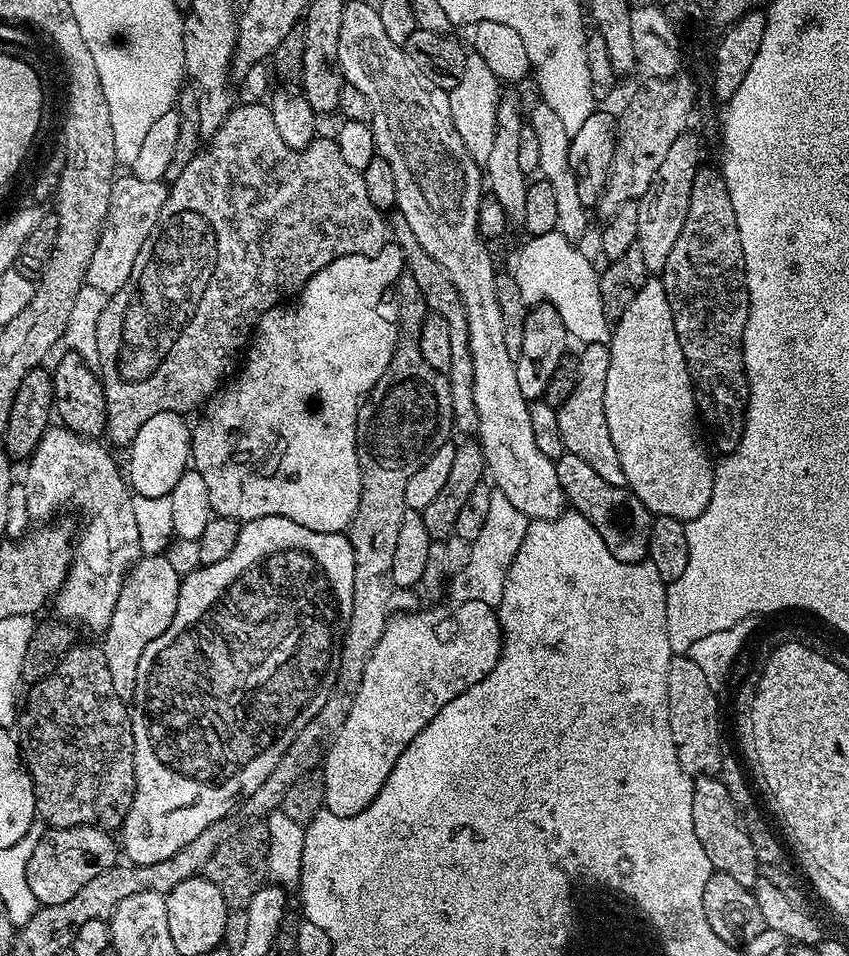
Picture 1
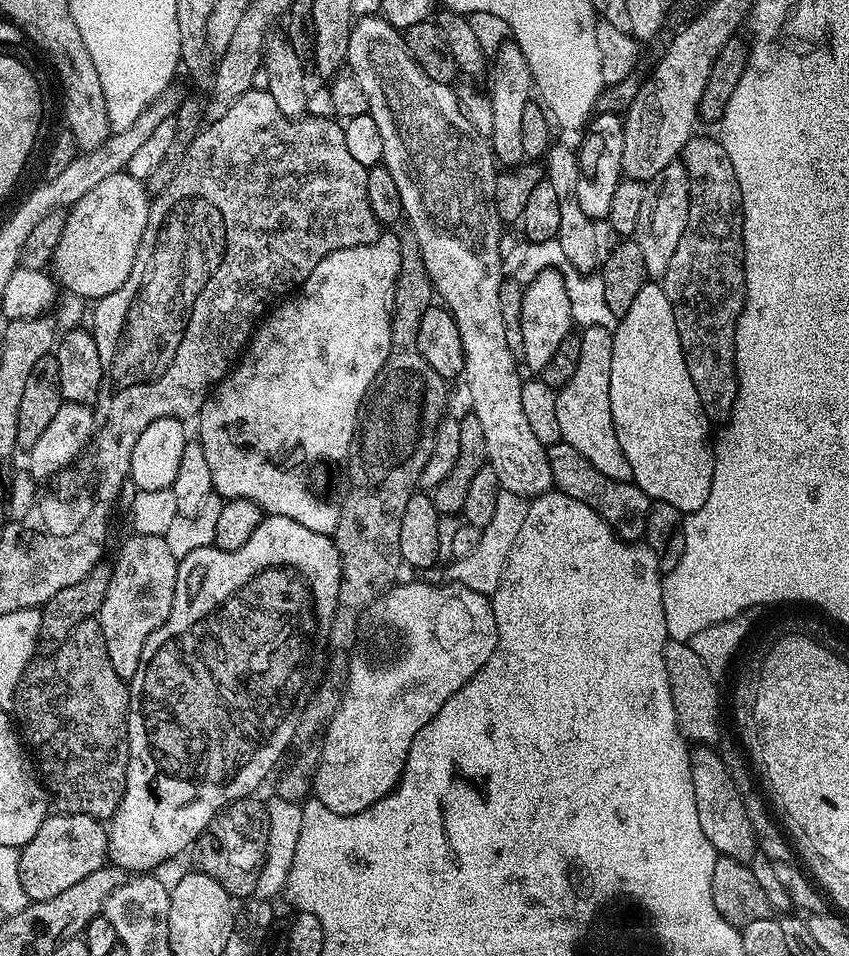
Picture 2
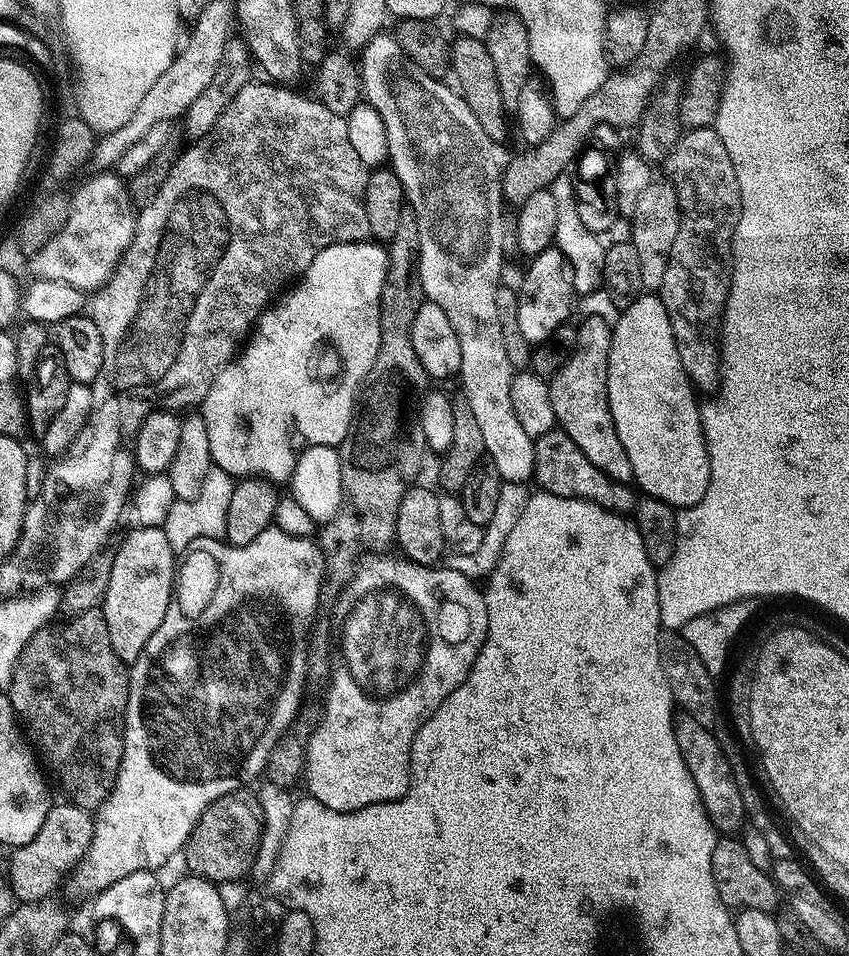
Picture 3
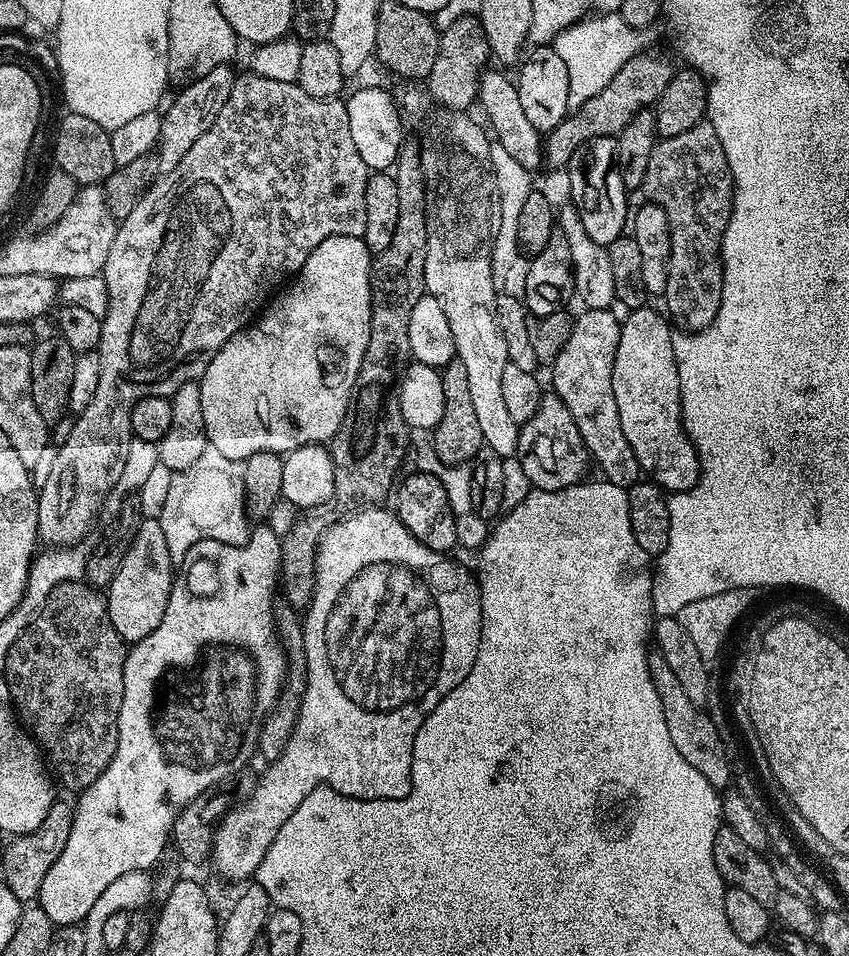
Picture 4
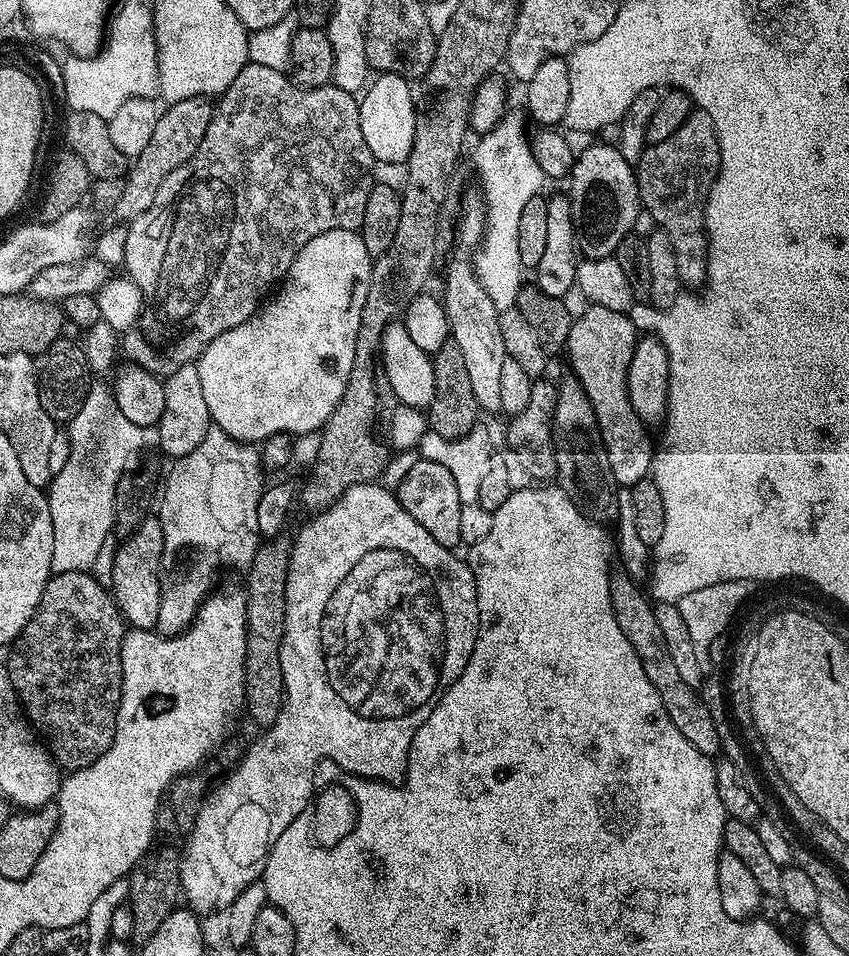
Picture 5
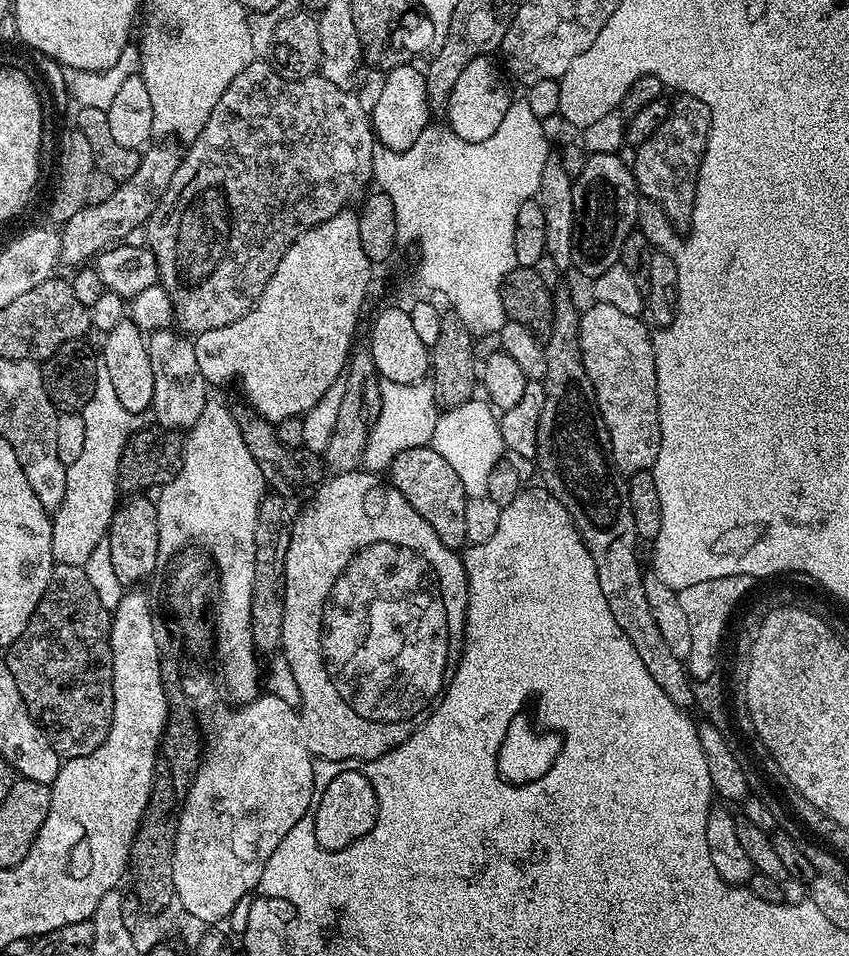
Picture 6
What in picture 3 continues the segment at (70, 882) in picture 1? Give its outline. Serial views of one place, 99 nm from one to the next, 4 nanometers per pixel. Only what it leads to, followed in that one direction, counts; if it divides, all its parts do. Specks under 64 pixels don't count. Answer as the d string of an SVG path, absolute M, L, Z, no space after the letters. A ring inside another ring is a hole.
M63 802L64 804L53 803L46 814L46 822L42 822L42 826L38 826L38 834L34 834L34 838L30 838L30 842L26 842L22 846L11 849L12 857L8 860L8 880L12 883L12 892L15 898L21 904L29 904L30 902L38 902L39 900L49 899L53 895L52 892L60 883L65 883L66 877L75 869L80 860L86 853L92 841L92 821L89 809L80 808L77 804L71 802Z

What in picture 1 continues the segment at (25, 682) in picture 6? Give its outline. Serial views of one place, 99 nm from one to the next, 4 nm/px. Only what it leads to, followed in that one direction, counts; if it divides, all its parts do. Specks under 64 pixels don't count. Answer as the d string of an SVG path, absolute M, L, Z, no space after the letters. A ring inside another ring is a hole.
M80 642L73 643L72 647L68 649L66 655L58 662L58 666L54 670L54 674L50 674L46 678L39 680L37 684L31 685L27 689L28 701L23 701L22 711L18 716L18 728L21 728L24 733L19 733L18 743L20 751L24 757L24 762L28 772L32 775L32 785L34 786L34 794L36 795L36 810L41 821L45 820L45 825L48 828L70 828L72 826L94 826L95 828L102 828L105 830L120 830L123 829L124 819L130 814L130 806L134 802L134 794L136 793L136 763L134 762L134 734L132 733L132 718L130 715L129 705L122 698L118 698L118 694L114 691L114 681L110 679L110 666L106 666L106 654L103 647L97 646L96 648L92 644L80 644Z

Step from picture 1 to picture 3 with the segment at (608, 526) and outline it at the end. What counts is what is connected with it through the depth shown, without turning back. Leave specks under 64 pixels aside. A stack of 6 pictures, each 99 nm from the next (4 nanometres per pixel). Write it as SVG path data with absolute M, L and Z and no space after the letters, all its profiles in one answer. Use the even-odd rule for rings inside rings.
M553 430L535 437L534 443L536 449L532 474L535 483L540 483L537 485L543 491L559 496L573 496L579 500L589 500L621 514L631 513L635 509L637 493L629 485L617 484L615 480L602 474L602 470L598 470L598 466L594 466L594 462L590 462L590 458L586 458L582 450L578 450L578 446L574 444L574 438L559 430Z

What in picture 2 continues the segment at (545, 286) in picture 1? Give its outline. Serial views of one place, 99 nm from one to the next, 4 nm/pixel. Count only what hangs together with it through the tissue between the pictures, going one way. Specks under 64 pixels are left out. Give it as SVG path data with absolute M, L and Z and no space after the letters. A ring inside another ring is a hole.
M503 233L499 240L499 258L501 273L507 278L518 281L522 286L528 285L530 281L545 272L548 268L560 271L566 282L566 292L570 297L571 316L573 323L579 327L602 326L603 328L615 329L618 318L610 311L606 303L605 286L599 275L583 274L569 262L566 254L562 251L559 239L550 242L530 243L519 235Z

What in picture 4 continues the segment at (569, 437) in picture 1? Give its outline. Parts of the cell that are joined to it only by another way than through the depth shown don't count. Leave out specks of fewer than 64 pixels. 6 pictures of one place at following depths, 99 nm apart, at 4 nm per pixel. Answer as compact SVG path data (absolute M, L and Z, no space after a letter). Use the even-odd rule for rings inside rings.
M584 308L581 311L581 316L578 315L572 321L572 329L570 330L570 339L566 341L566 346L562 346L562 354L558 354L558 358L550 365L550 372L552 372L552 384L550 384L551 391L556 393L558 398L562 398L562 402L566 402L566 407L569 408L570 414L574 417L574 426L578 426L578 434L582 434L582 442L584 443L587 455L593 456L596 459L596 464L601 468L603 479L609 480L611 484L618 485L619 488L625 490L632 487L641 479L642 473L640 471L640 463L638 458L634 458L634 450L630 450L630 442L626 442L626 434L622 434L622 422L618 422L618 402L614 402L614 358L618 350L618 340L620 338L621 321L614 316L614 314L606 308Z

